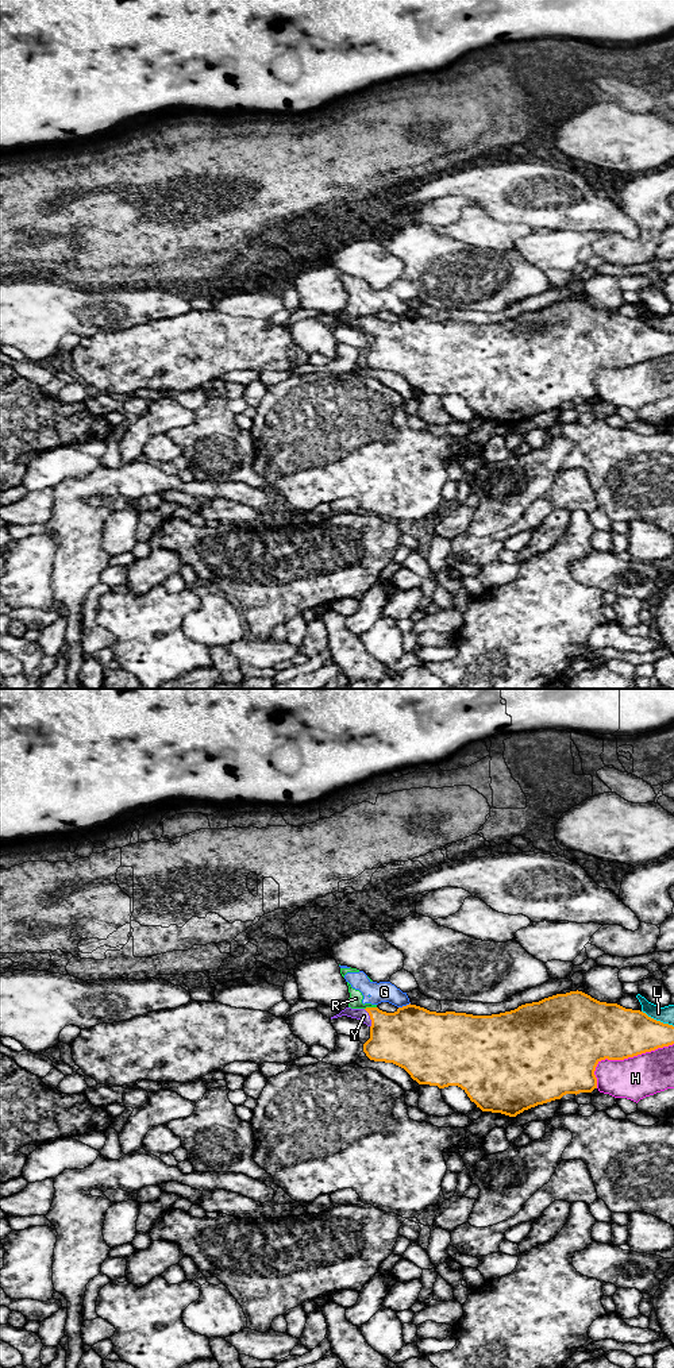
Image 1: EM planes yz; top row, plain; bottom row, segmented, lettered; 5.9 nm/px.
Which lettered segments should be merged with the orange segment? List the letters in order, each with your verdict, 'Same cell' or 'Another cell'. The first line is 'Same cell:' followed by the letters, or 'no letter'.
Same cell: Y
G: Another cell
H: Another cell
L: Another cell
R: Another cell
Y: Same cell

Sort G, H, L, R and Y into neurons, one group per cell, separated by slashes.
G R / H / L / Y

